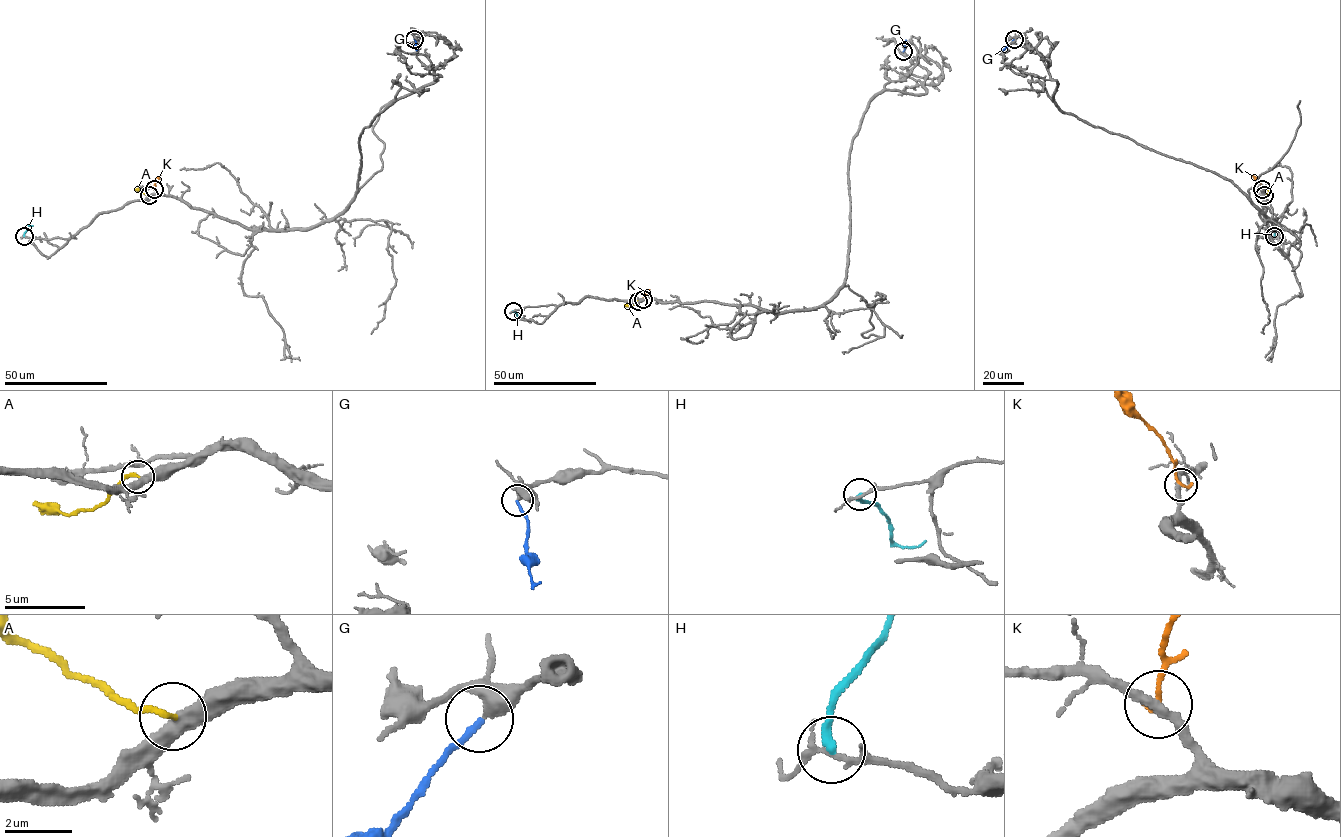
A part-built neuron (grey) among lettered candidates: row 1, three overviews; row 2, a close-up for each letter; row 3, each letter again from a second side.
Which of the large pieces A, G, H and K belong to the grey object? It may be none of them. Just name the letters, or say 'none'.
G

